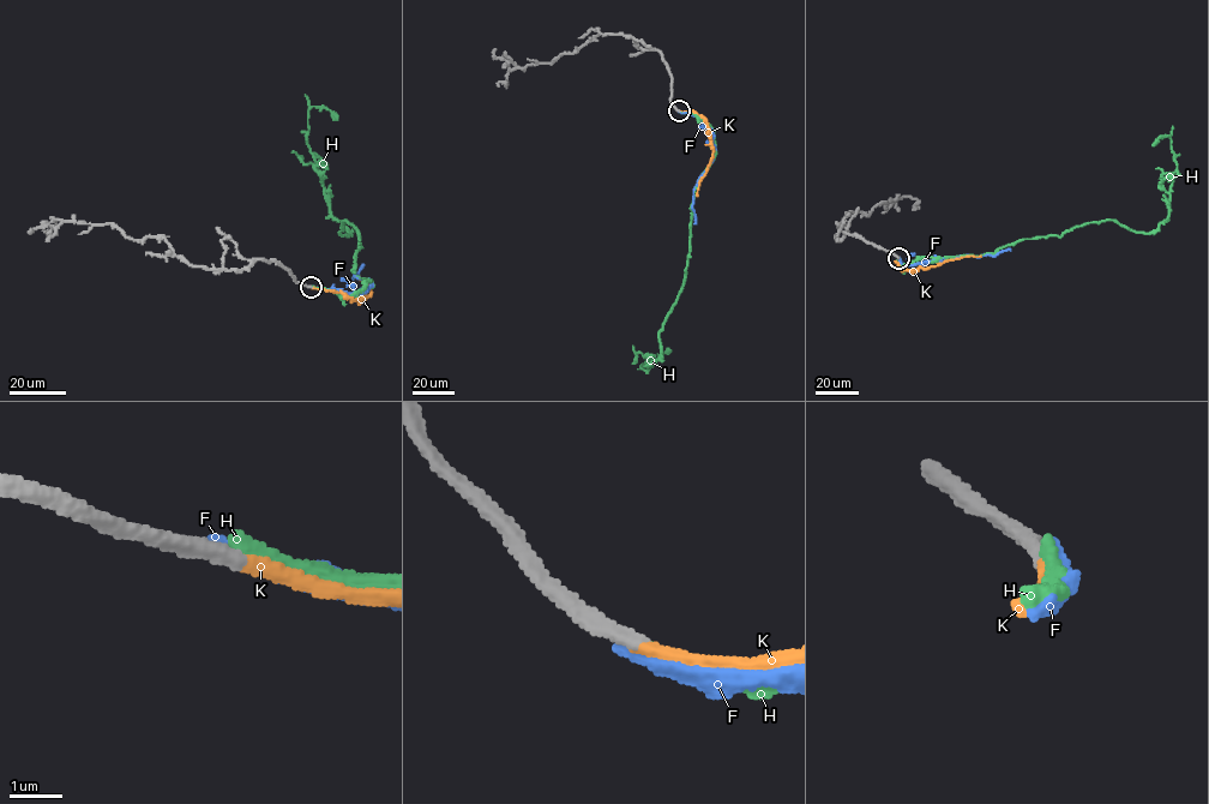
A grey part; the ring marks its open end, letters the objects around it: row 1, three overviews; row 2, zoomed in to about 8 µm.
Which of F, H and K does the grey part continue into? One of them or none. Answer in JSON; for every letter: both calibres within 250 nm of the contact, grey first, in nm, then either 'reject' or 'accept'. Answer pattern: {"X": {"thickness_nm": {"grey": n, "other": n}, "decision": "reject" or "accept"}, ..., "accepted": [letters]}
{"F": {"thickness_nm": {"grey": 360, "other": 320}, "decision": "reject"}, "H": {"thickness_nm": {"grey": 320, "other": 280}, "decision": "reject"}, "K": {"thickness_nm": {"grey": 320, "other": 260}, "decision": "accept"}, "accepted": ["K"]}

